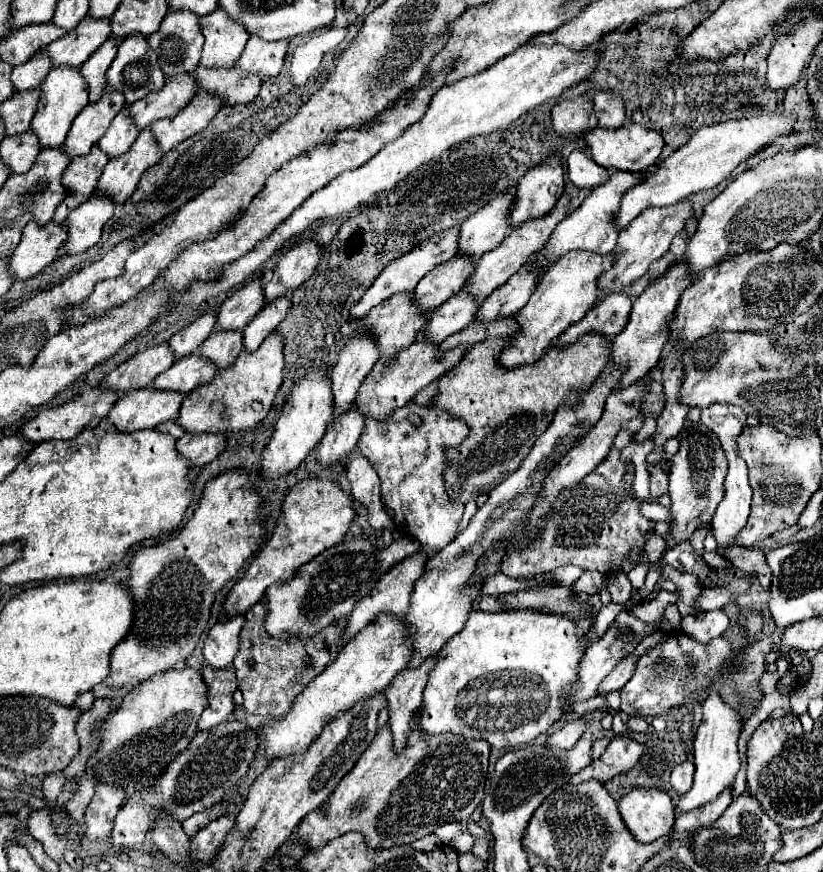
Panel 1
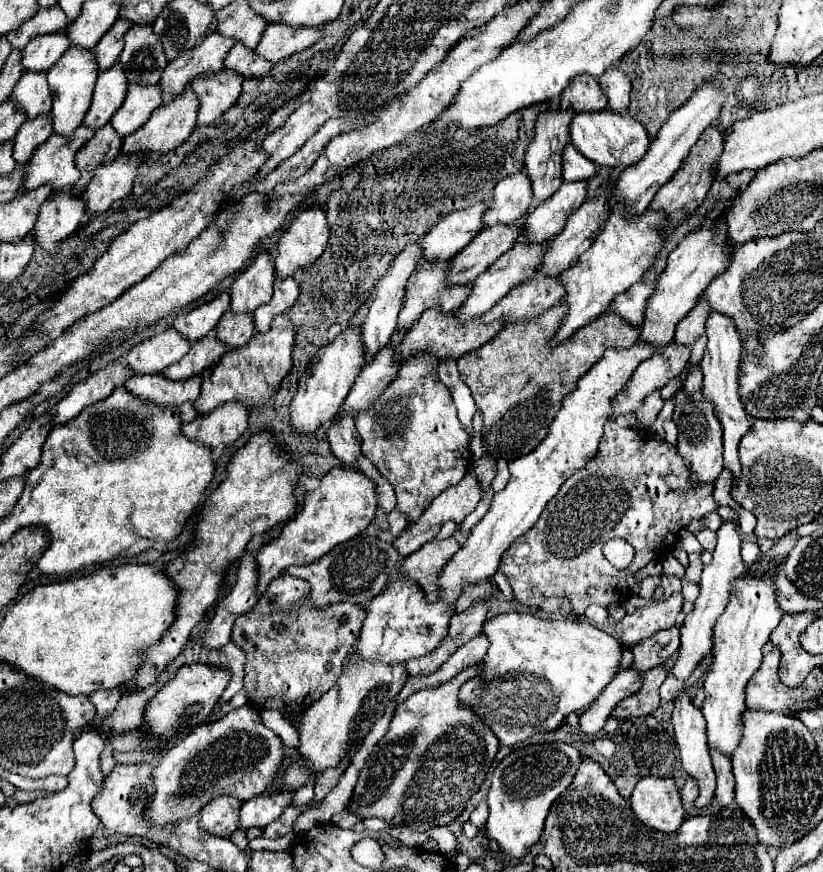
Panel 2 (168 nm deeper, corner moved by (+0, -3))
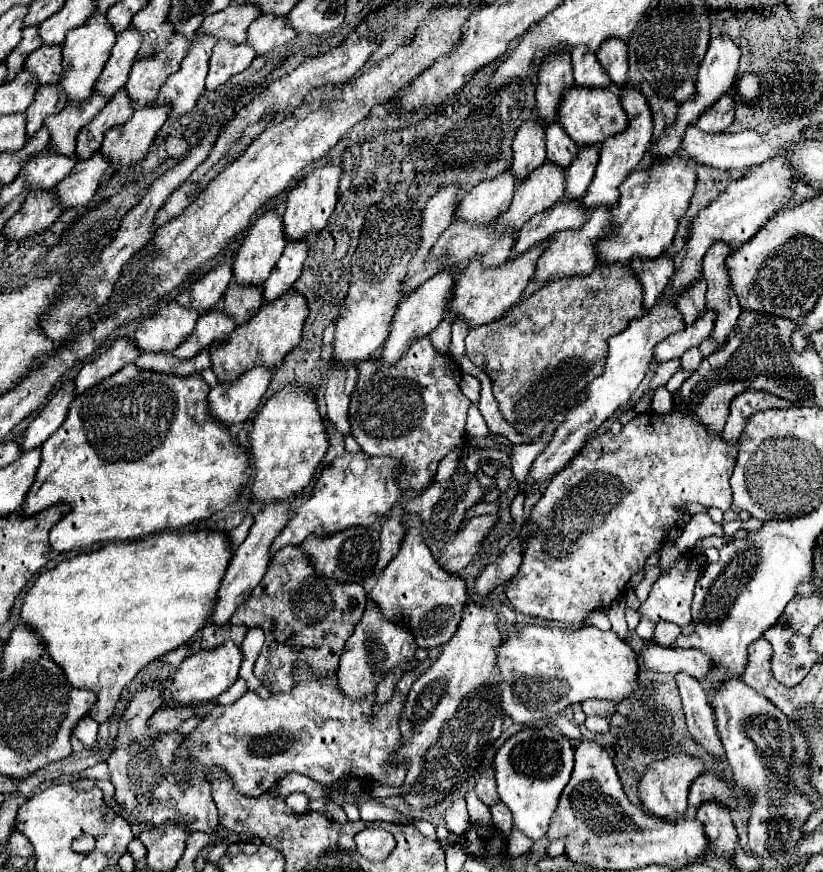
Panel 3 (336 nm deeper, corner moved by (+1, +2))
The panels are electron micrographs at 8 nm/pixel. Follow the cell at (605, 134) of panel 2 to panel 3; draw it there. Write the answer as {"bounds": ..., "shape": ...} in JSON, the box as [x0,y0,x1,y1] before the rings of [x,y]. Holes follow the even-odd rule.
{"bounds":[557,84,627,146],"shape":[[[577,84],[573,88],[567,88],[565,96],[561,96],[557,116],[559,124],[579,146],[601,144],[605,138],[615,136],[627,126],[627,116],[625,110],[621,108],[619,96],[615,90],[609,88],[579,88]]]}

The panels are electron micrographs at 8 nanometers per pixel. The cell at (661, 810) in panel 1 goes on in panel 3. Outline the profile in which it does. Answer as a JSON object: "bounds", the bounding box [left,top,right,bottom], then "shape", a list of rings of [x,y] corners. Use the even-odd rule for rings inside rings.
{"bounds":[639,754,703,822],"shape":[[[673,754],[665,760],[657,760],[651,762],[643,774],[643,780],[639,784],[639,796],[641,802],[647,810],[651,810],[655,816],[675,822],[679,818],[683,818],[685,810],[687,810],[687,796],[689,796],[689,788],[695,782],[695,778],[699,778],[703,774],[703,760],[687,756],[687,754]]]}

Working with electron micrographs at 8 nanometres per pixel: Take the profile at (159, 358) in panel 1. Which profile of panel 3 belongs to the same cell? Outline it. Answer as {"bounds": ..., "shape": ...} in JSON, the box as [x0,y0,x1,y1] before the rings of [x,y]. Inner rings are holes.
{"bounds":[135,300,199,352],"shape":[[[177,300],[167,302],[153,316],[139,322],[135,344],[141,352],[173,352],[195,328],[199,314],[181,306]]]}

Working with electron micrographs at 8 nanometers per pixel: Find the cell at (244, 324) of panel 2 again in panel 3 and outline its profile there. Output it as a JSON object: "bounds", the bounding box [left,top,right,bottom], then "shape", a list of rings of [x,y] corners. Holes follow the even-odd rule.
{"bounds":[223,280,263,324],"shape":[[[231,280],[223,296],[223,310],[233,316],[237,324],[247,322],[263,304],[263,290],[259,286],[237,284]]]}

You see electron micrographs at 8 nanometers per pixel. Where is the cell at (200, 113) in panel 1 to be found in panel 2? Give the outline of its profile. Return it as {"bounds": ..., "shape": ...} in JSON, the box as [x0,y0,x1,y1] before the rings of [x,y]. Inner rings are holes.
{"bounds":[192,71,242,127],"shape":[[[218,71],[214,77],[202,77],[202,81],[194,81],[192,91],[200,101],[196,127],[206,127],[216,123],[238,101],[242,77],[236,73]]]}

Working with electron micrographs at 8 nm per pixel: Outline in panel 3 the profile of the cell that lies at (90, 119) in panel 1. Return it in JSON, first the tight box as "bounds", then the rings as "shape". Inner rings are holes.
{"bounds":[95,26,141,98],"shape":[[[129,26],[117,34],[117,42],[111,50],[105,70],[95,84],[95,88],[99,92],[103,92],[107,98],[111,98],[119,88],[125,86],[129,68],[133,64],[133,58],[137,56],[139,46],[141,46],[141,34],[133,26]]]}

